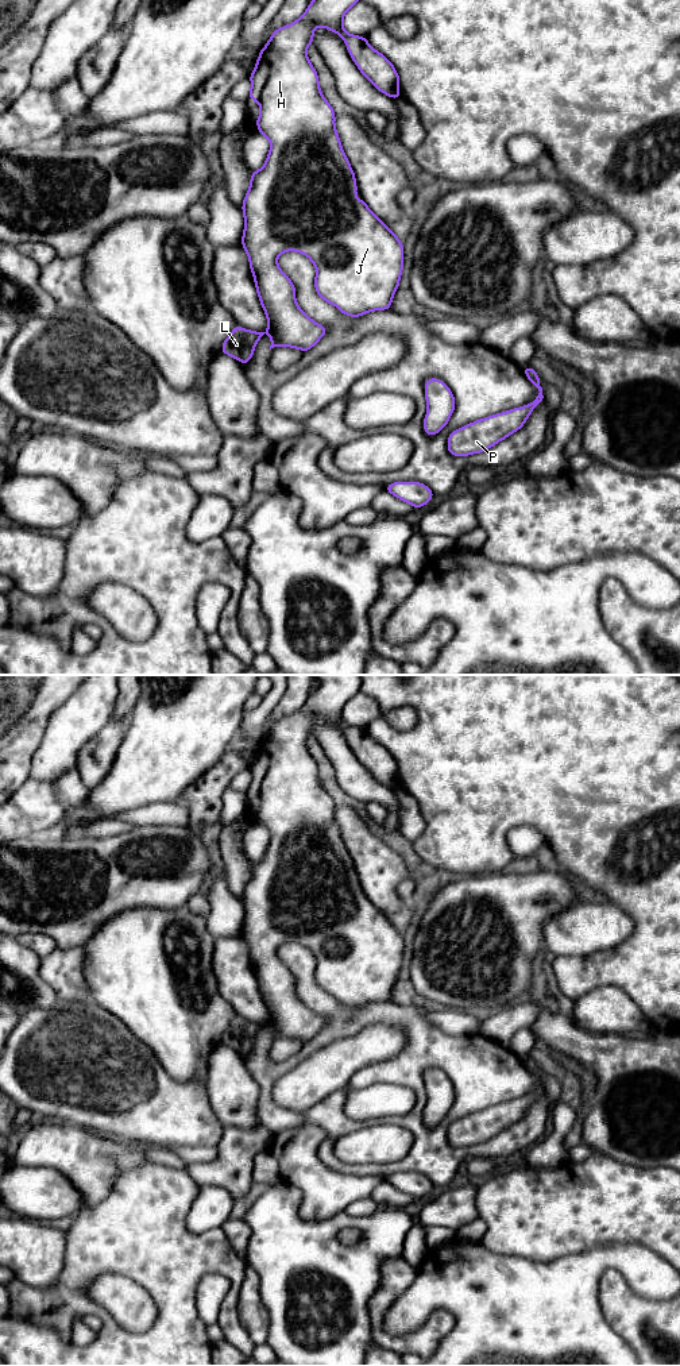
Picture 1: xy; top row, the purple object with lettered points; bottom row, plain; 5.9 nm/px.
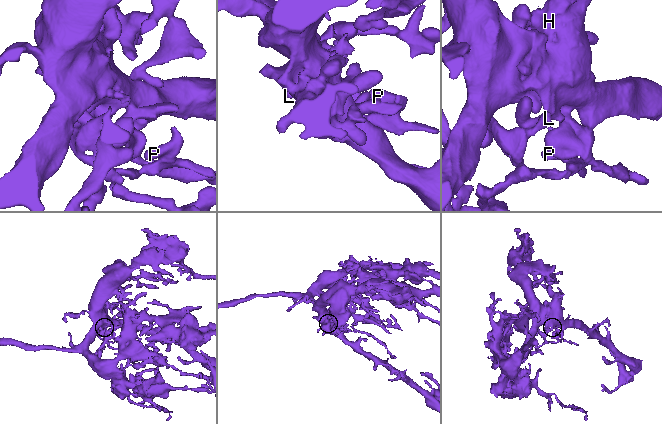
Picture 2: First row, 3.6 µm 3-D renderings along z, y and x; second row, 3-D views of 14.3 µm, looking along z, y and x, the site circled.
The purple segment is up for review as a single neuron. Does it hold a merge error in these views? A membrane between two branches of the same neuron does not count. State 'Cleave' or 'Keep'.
Keep

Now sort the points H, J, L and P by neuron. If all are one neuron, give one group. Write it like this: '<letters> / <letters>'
H J L P

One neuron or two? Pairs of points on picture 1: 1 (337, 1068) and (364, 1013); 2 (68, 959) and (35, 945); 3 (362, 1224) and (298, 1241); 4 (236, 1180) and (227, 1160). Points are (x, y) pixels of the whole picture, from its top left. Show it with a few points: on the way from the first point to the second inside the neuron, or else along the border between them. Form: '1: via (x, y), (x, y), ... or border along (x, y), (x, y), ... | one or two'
1: border along (383, 1023), (367, 1025), (358, 1033), (324, 1046) | two
2: border along (57, 948), (41, 959) | two
3: via (346, 1223), (335, 1224), (319, 1241), (315, 1241) | one
4: via (234, 1175), (232, 1165) | one

